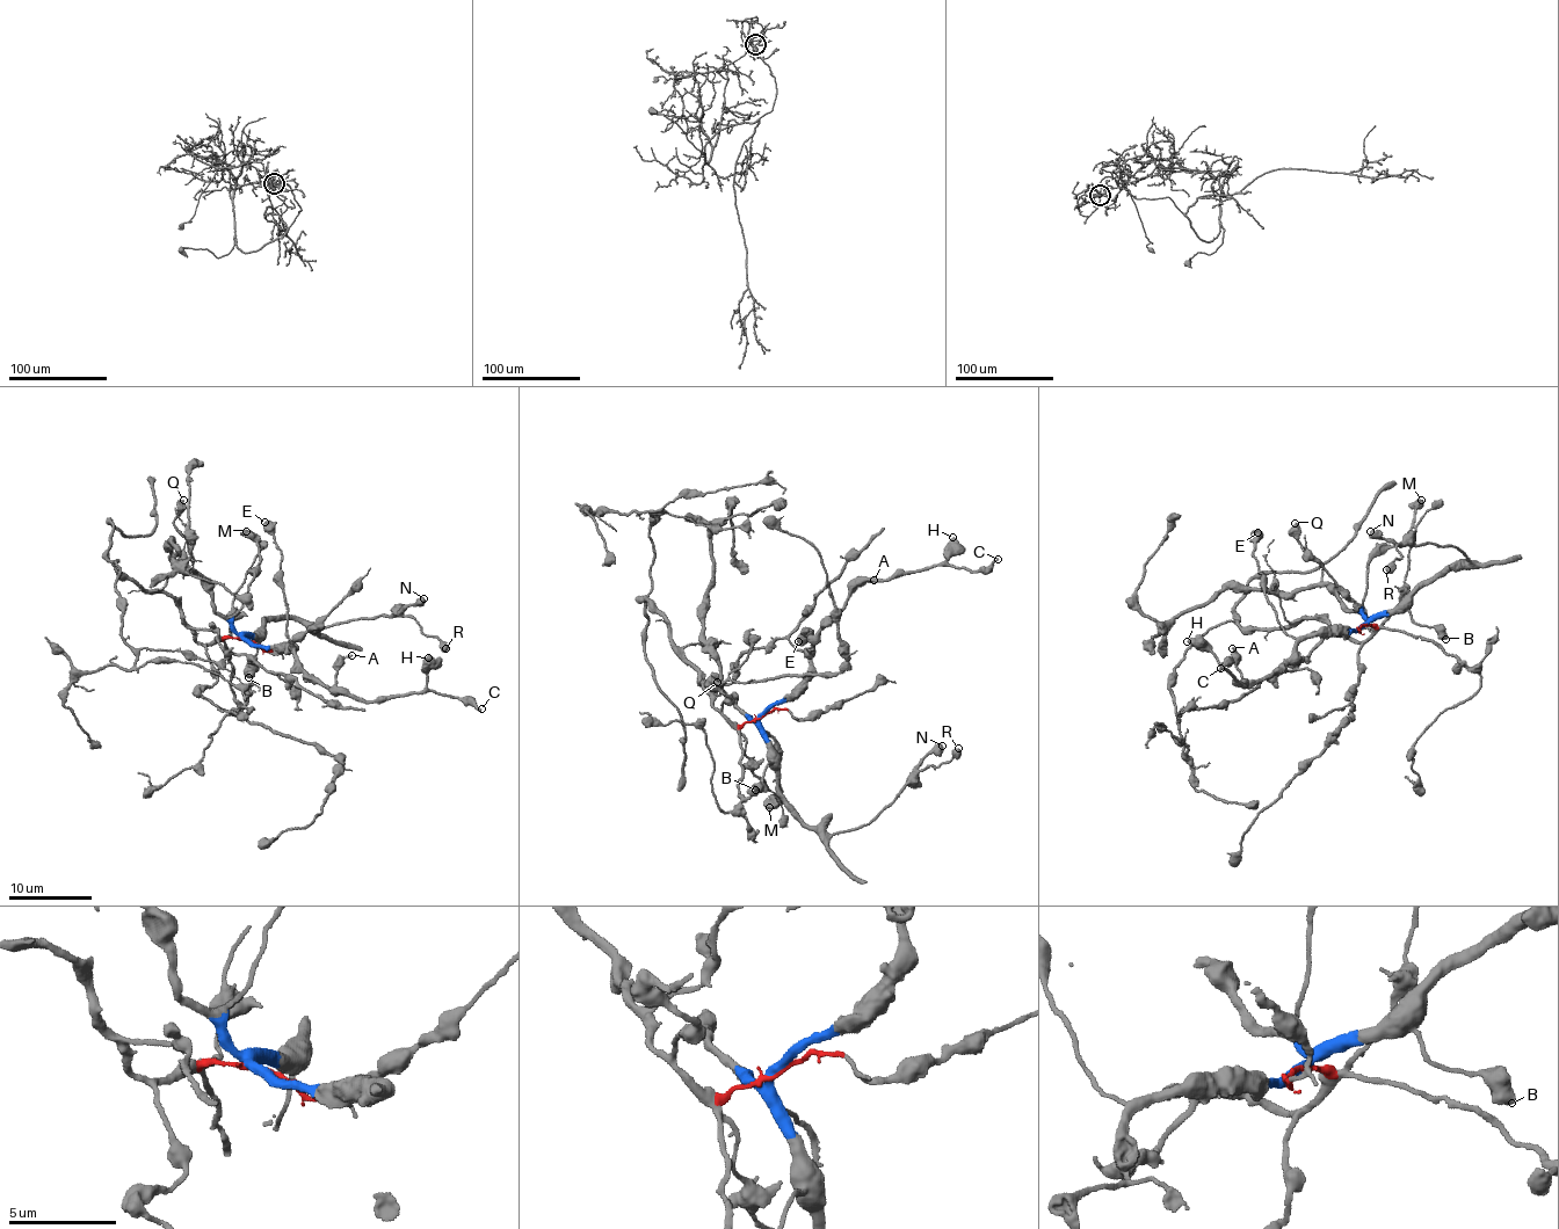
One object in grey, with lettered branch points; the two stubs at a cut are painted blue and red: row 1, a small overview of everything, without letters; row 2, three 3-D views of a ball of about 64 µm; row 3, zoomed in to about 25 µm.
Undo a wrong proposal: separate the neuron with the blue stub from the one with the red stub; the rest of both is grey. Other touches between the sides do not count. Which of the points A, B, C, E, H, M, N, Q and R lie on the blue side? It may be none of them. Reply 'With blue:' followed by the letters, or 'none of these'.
With blue: A, B, C, E, H, M, N, Q, R

